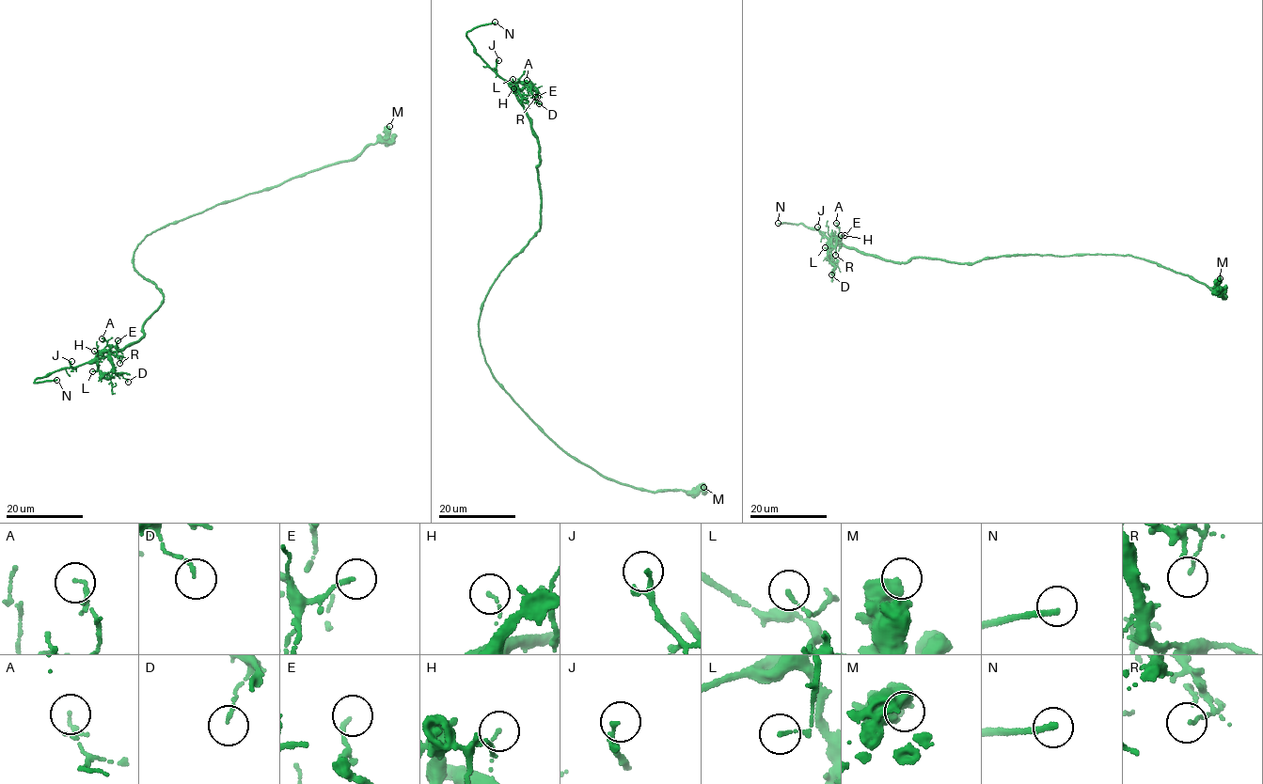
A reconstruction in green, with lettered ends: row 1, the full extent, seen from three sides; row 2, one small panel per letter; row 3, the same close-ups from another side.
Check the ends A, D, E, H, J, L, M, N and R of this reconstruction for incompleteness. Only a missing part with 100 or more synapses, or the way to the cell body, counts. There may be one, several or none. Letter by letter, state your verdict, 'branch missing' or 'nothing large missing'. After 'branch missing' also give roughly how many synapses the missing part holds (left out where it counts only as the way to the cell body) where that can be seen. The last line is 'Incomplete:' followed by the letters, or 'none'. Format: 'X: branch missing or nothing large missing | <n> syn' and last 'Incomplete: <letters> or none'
A: nothing large missing
D: nothing large missing
E: nothing large missing
H: nothing large missing
J: nothing large missing
L: nothing large missing
M: nothing large missing
N: branch missing
R: nothing large missing
Incomplete: N

